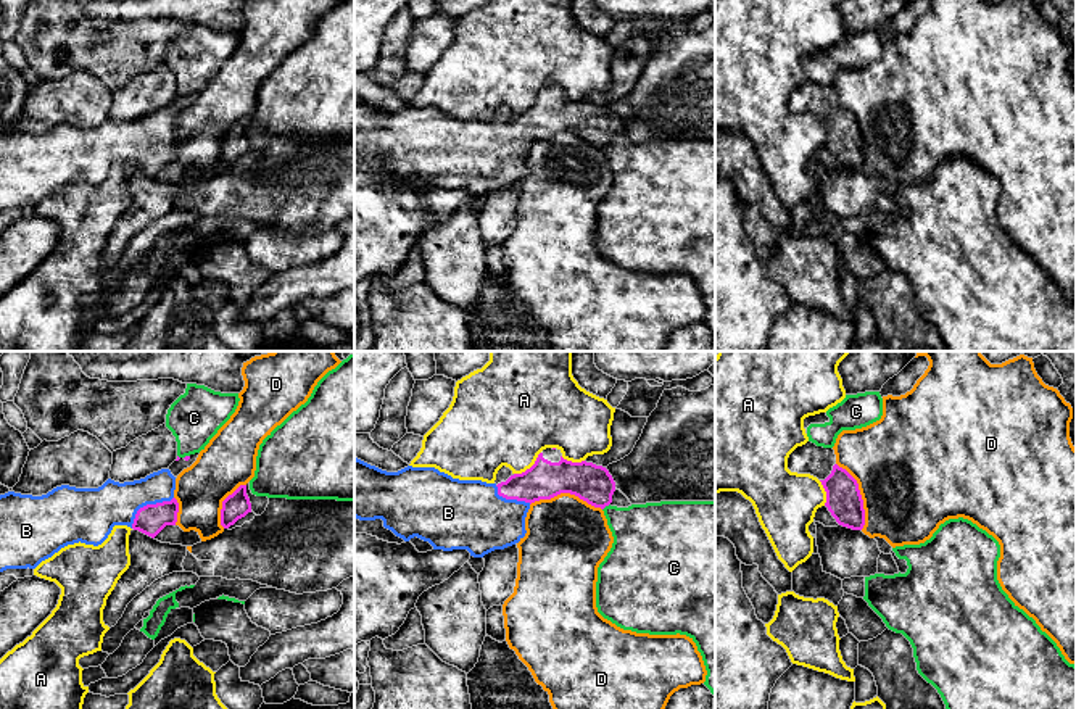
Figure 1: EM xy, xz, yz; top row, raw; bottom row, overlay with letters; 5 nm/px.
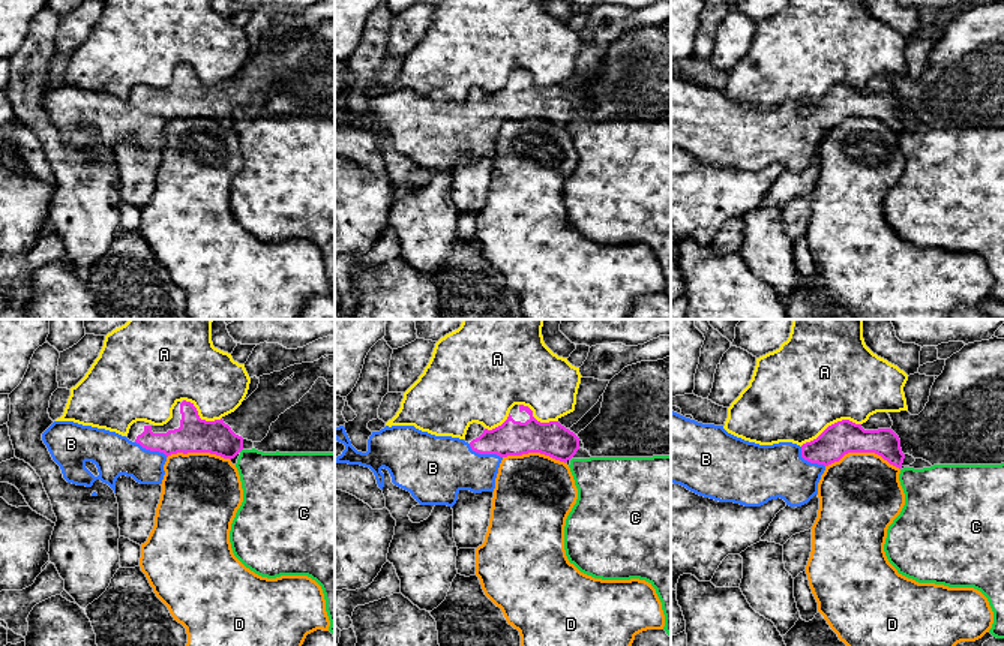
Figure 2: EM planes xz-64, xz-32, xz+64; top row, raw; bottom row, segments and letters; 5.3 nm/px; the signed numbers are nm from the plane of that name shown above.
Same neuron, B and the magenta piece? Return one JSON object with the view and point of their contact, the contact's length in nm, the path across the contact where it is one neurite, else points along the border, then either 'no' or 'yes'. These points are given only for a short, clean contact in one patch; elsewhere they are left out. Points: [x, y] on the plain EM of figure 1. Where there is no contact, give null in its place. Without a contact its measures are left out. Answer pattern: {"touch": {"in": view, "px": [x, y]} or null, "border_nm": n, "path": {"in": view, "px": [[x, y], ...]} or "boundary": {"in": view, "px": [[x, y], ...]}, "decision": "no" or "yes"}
{"touch": {"in": "xy", "px": [147, 144]}, "border_nm": 260, "path": {"in": "xy", "px": [[150, 158], [147, 144], [108, 144], [99, 149]]}, "decision": "yes"}

